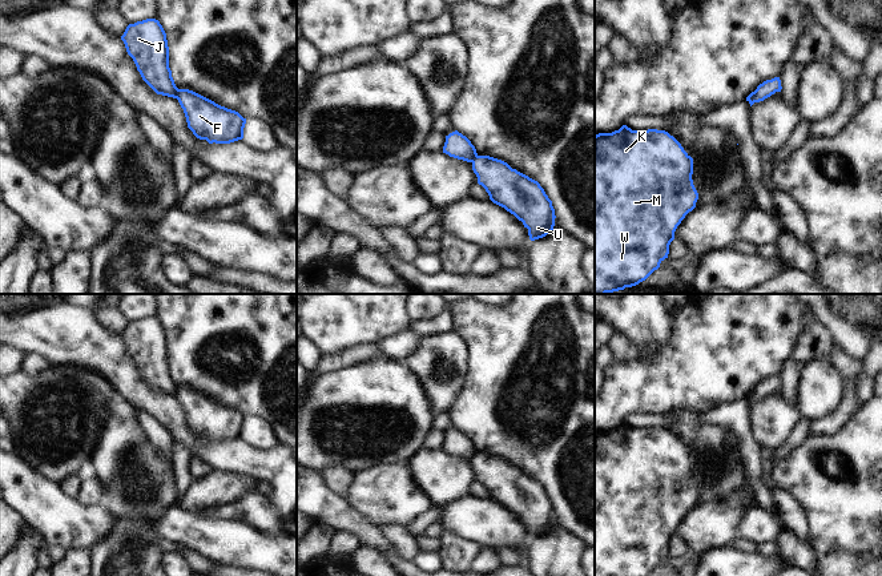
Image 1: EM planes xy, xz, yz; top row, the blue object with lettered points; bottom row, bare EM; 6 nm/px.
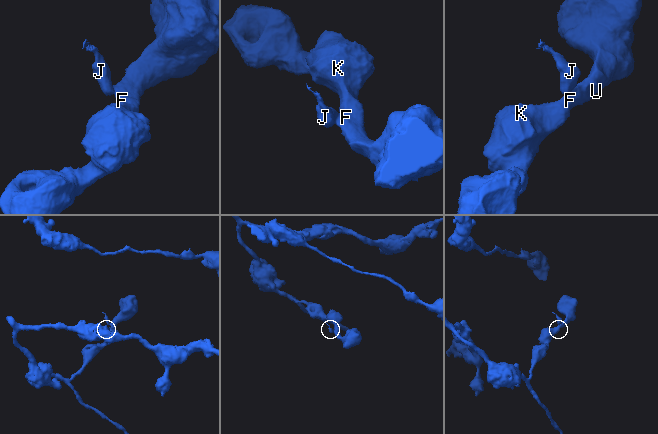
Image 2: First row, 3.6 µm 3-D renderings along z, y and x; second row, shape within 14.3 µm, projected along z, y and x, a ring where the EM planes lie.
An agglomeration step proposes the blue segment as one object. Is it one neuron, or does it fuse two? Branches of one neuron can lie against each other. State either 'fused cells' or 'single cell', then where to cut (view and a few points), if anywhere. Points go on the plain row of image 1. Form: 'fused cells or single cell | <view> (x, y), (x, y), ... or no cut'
fused cells | xy (177, 386), (176, 395)

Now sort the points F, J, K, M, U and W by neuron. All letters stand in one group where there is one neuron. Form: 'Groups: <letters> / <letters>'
Groups: F K M U W / J.

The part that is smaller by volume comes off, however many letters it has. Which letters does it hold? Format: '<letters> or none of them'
J.

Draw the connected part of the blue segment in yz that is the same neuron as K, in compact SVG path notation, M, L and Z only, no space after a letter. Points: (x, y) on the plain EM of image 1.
M623 423L612 431L599 431L595 434L595 576L648 576L660 565L660 561L668 556L669 543L674 537L677 524L696 505L698 491L693 483L692 472L693 456L665 428L632 428Z

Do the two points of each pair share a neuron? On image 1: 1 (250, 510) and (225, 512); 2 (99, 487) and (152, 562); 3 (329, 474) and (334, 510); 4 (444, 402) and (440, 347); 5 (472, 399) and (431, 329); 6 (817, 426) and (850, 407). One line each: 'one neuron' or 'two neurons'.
1: one neuron
2: two neurons
3: two neurons
4: one neuron
5: two neurons
6: one neuron

